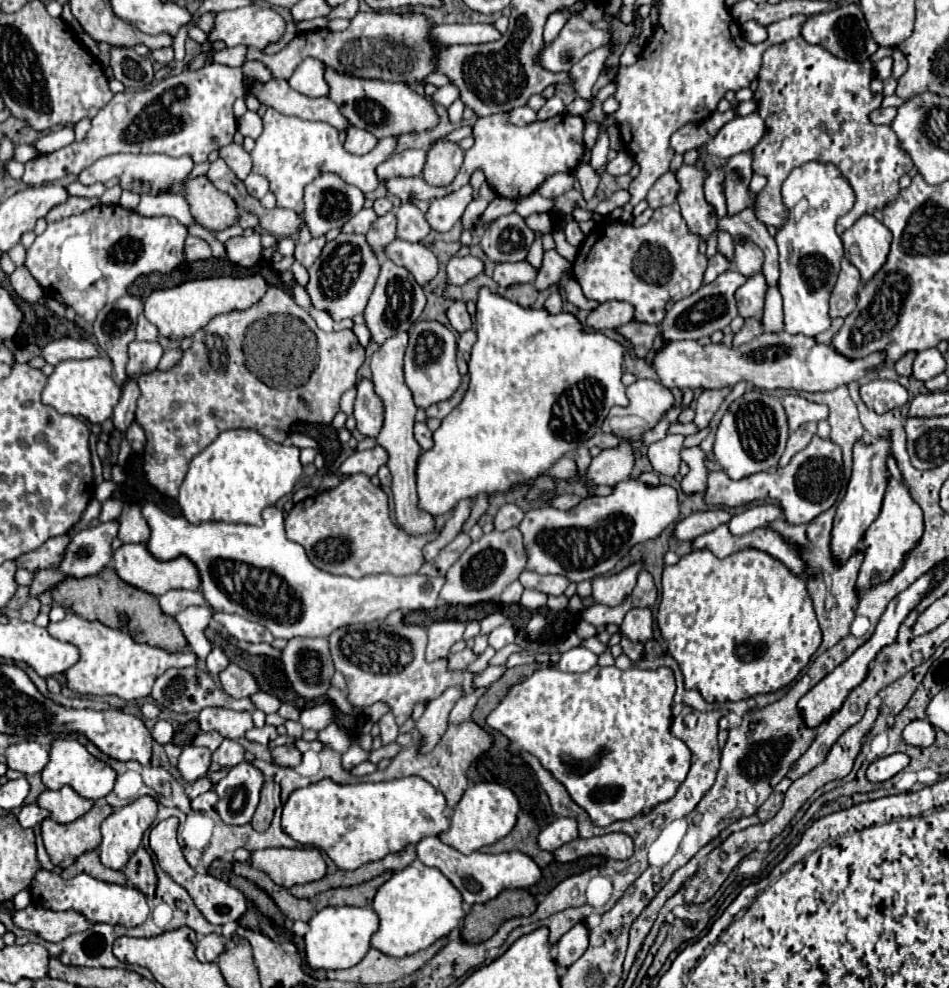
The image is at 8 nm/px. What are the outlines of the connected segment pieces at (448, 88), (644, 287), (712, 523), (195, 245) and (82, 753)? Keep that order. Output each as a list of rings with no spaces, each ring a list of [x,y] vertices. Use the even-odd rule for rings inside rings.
[[[449,83],[449,85],[445,85],[445,87],[439,87],[437,93],[433,95],[433,101],[441,103],[441,105],[445,105],[445,107],[449,107],[455,99],[459,99],[459,89],[457,89],[453,83]]]
[[[671,203],[655,209],[651,221],[641,227],[623,221],[597,225],[579,247],[579,257],[573,261],[573,277],[587,299],[599,303],[611,299],[627,301],[635,307],[635,321],[659,325],[677,301],[703,285],[707,257],[699,255],[699,243],[701,237],[689,231],[679,205]]]
[[[725,509],[697,511],[697,513],[691,513],[689,517],[685,517],[683,521],[679,521],[673,535],[677,539],[695,539],[703,533],[717,529],[723,523],[729,523],[729,519],[731,519],[731,513]]]
[[[187,237],[185,245],[185,259],[187,261],[199,261],[199,259],[209,259],[211,257],[211,247],[207,241],[201,237]]]
[[[59,739],[51,745],[49,755],[51,755],[51,759],[45,765],[45,769],[41,771],[41,777],[43,777],[43,783],[45,783],[47,789],[61,789],[61,787],[69,785],[79,795],[83,795],[87,799],[93,799],[93,801],[101,799],[101,797],[107,797],[113,791],[113,785],[115,785],[115,779],[117,779],[115,769],[111,765],[95,759],[79,741]]]

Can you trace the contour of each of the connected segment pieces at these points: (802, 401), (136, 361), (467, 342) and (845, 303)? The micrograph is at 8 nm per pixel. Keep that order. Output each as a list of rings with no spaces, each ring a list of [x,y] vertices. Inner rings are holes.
[[[787,395],[783,399],[783,407],[787,411],[789,417],[789,429],[795,431],[799,425],[803,423],[817,423],[829,417],[829,409],[827,405],[819,405],[819,403],[811,403],[801,395]]]
[[[133,341],[129,345],[127,375],[149,373],[149,371],[157,369],[161,355],[163,355],[163,349],[157,341]]]
[[[471,329],[459,335],[457,347],[459,347],[459,351],[463,353],[463,357],[465,357],[465,359],[469,359],[469,353],[471,353],[471,347],[475,345],[475,341],[477,341],[477,335],[475,335],[475,331],[471,331]]]
[[[841,261],[841,273],[837,279],[837,285],[831,291],[831,301],[829,301],[829,317],[847,317],[855,309],[857,301],[857,291],[859,291],[859,271],[847,261]]]

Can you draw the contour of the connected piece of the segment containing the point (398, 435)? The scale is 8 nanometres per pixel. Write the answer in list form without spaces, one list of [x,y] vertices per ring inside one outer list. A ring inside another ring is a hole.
[[[399,331],[395,337],[389,337],[379,351],[375,351],[371,355],[371,371],[373,371],[373,385],[375,385],[375,393],[383,403],[385,409],[385,423],[383,429],[377,437],[377,443],[381,447],[387,449],[389,453],[389,471],[393,475],[393,497],[395,497],[395,515],[397,515],[397,523],[401,525],[403,531],[411,533],[411,535],[421,535],[421,533],[429,533],[435,529],[433,523],[433,515],[429,515],[427,511],[419,509],[417,501],[417,489],[415,489],[415,471],[417,471],[417,459],[423,453],[419,443],[413,437],[413,421],[415,421],[415,403],[411,397],[411,391],[405,387],[403,381],[403,355],[405,355],[405,347],[407,347],[407,331]]]

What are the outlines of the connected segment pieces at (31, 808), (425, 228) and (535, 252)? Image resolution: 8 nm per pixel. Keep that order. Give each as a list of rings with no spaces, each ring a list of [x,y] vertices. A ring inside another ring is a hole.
[[[31,803],[31,805],[23,805],[17,819],[21,823],[21,827],[35,827],[39,825],[43,819],[47,819],[51,813],[41,809],[37,803]]]
[[[401,203],[395,209],[395,217],[397,217],[397,237],[405,241],[419,243],[431,231],[425,215],[413,203]]]
[[[537,233],[535,235],[535,241],[533,241],[533,245],[531,245],[531,249],[529,249],[529,255],[527,255],[527,261],[531,263],[531,265],[535,265],[535,267],[539,267],[541,265],[541,259],[543,259],[543,243],[541,243],[541,233]]]

